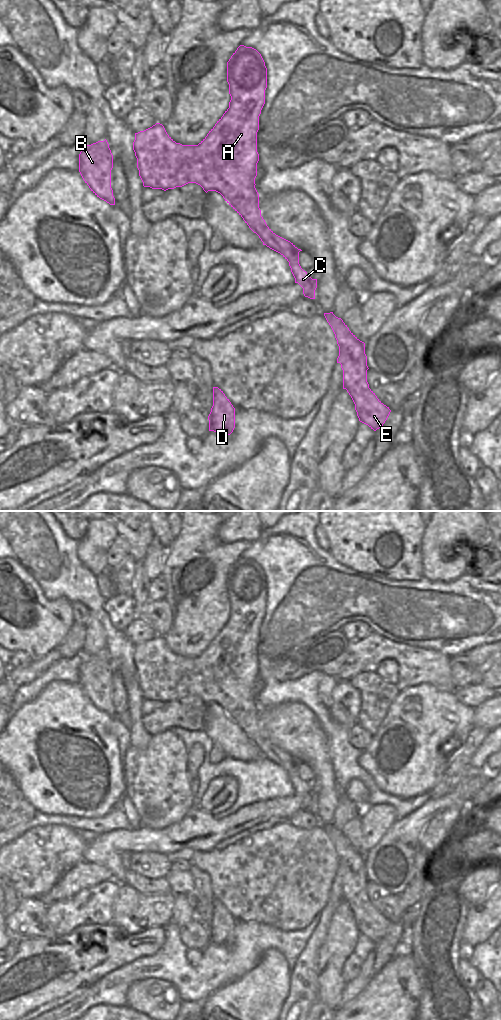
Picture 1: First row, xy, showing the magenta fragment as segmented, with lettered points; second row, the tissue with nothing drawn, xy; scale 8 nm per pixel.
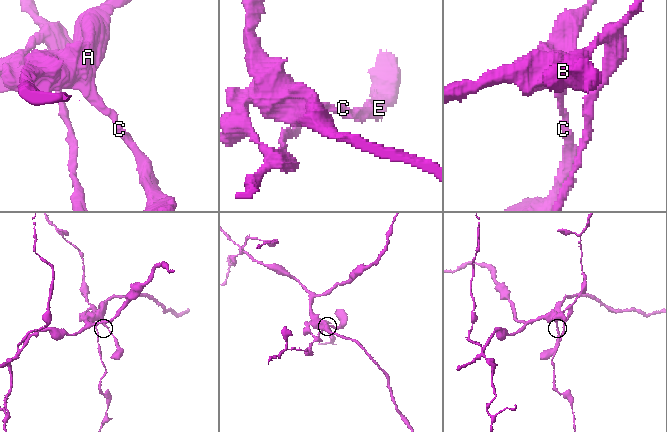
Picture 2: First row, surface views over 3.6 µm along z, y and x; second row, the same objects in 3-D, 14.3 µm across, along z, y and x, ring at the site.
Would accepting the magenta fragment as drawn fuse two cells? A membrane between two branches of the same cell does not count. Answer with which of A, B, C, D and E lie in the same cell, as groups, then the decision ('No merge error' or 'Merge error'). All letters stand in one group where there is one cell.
Groups: A B C E / D. Merge error.

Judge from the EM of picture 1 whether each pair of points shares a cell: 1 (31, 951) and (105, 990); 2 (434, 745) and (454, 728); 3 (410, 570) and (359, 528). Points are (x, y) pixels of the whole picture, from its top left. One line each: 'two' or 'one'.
1: two
2: one
3: one

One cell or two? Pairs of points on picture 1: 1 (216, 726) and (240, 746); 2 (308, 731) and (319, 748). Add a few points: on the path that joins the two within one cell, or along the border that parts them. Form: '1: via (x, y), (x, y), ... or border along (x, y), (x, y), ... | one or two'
1: via (222, 729), (234, 741) | one
2: via (308, 735), (315, 744) | one

